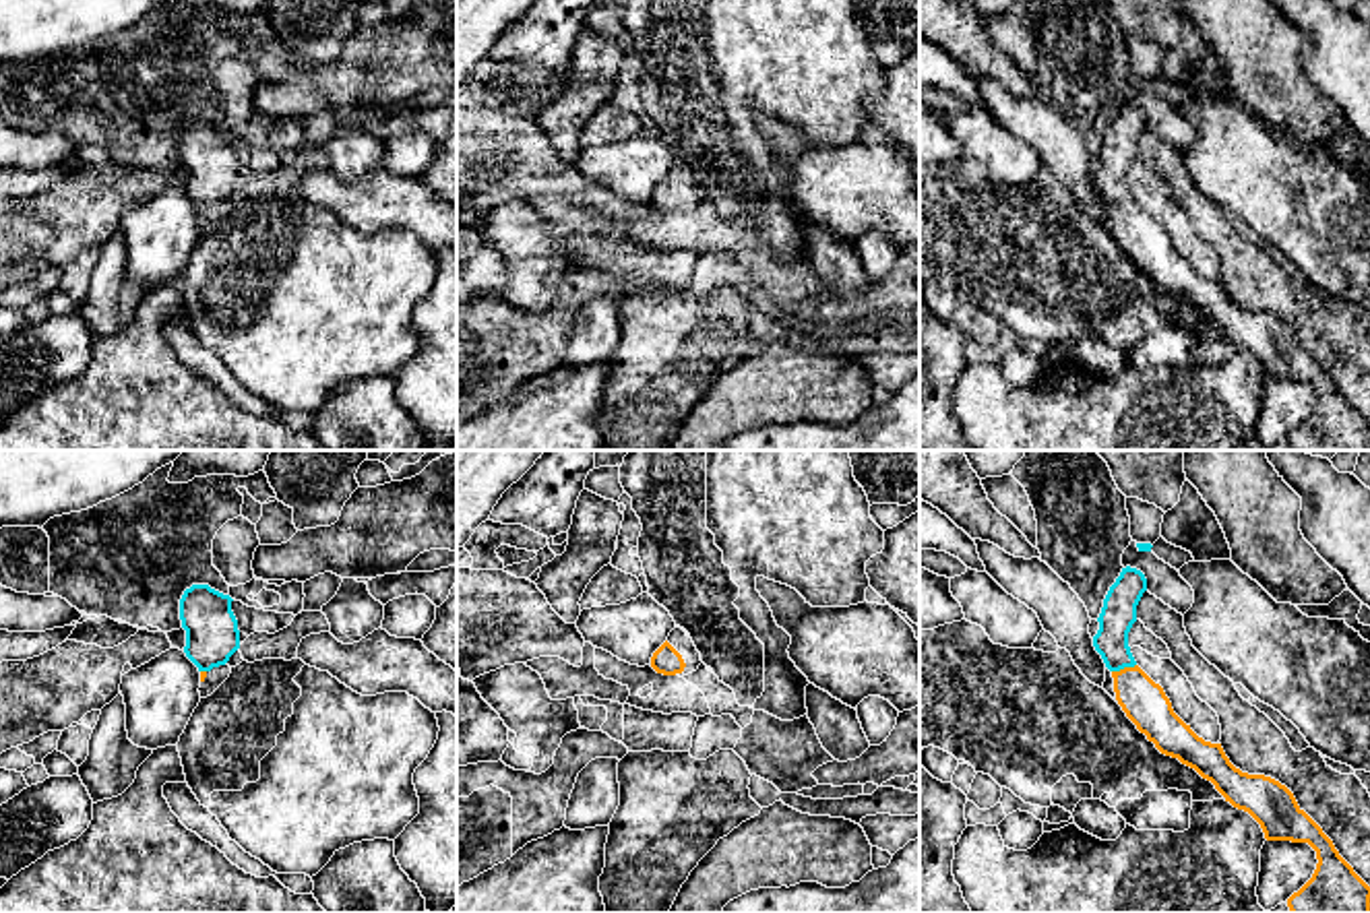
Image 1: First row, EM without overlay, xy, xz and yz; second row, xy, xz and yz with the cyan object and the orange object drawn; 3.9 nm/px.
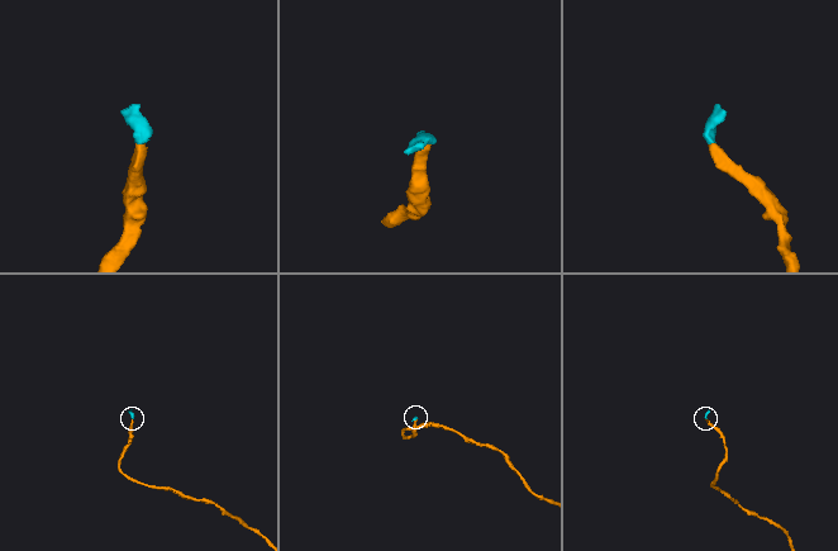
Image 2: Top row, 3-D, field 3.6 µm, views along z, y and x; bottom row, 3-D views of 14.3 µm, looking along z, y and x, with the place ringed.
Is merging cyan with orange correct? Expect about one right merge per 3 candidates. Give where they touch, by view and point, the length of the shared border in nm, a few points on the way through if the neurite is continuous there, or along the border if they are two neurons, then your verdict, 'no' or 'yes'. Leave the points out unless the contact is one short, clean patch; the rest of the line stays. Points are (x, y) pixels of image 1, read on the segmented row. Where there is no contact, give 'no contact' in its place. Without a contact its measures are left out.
contact yz (1123, 668); length 100 nm; way yz (1118, 614), (1123, 668), (1143, 701); yes

